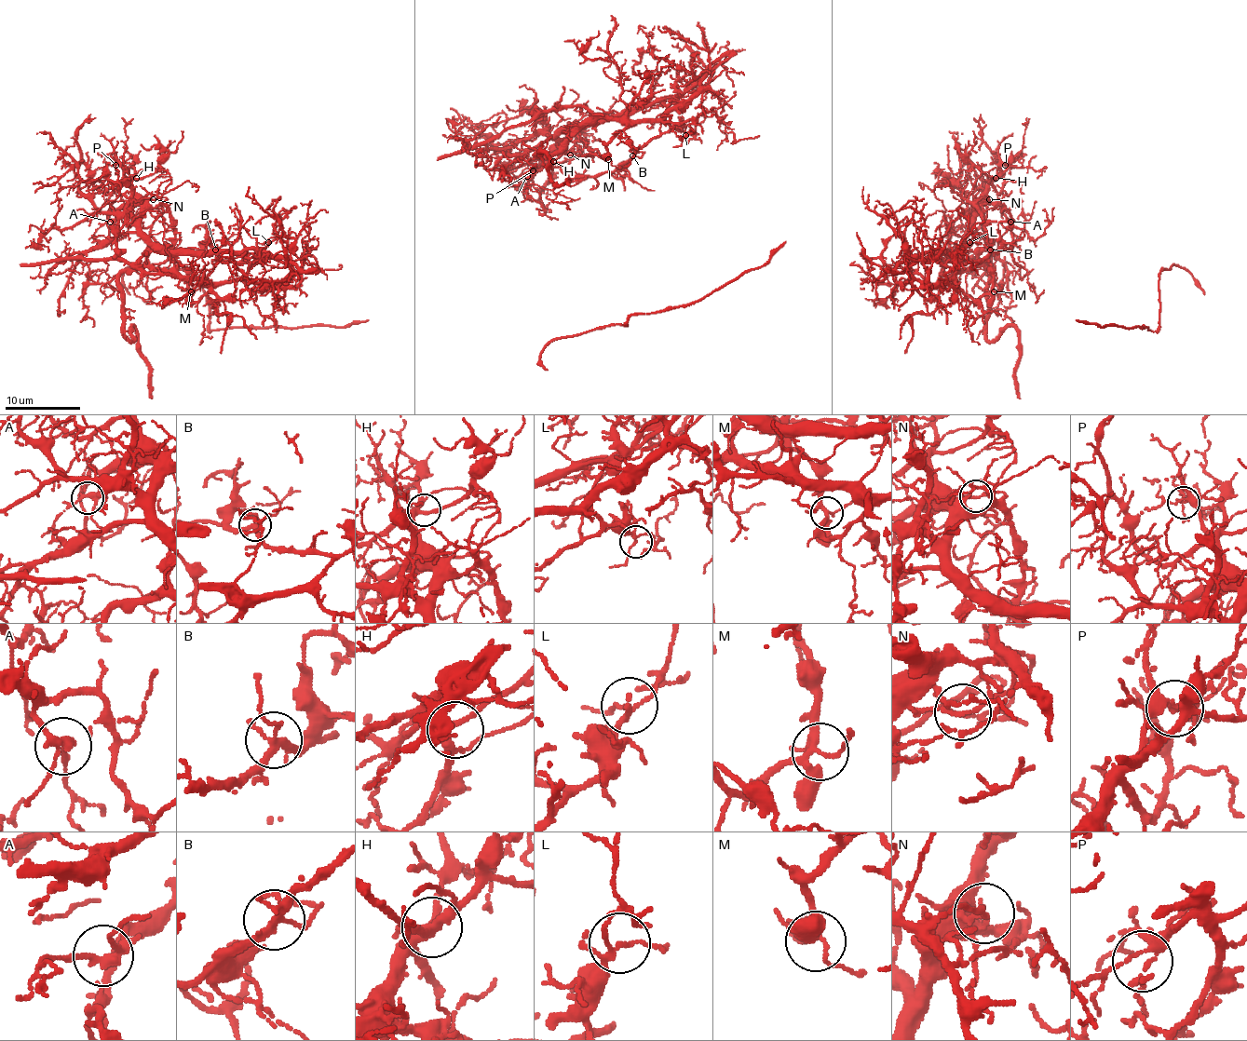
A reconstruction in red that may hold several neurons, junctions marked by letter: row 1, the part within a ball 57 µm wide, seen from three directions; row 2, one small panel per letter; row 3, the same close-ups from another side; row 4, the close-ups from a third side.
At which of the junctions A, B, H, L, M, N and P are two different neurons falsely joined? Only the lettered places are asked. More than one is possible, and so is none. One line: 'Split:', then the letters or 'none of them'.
Split: N

